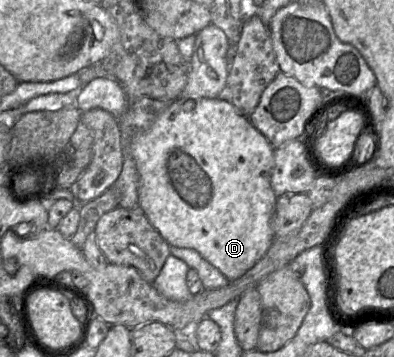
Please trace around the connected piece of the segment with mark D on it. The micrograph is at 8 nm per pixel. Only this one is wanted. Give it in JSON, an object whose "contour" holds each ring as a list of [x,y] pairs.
{"contour":[[[178,98],[163,111],[152,126],[139,134],[130,143],[139,178],[138,204],[151,225],[171,246],[196,250],[204,259],[216,267],[229,282],[244,275],[266,253],[273,242],[273,215],[277,196],[271,187],[271,173],[274,167],[274,148],[267,138],[240,114],[232,103],[219,98]]]}

